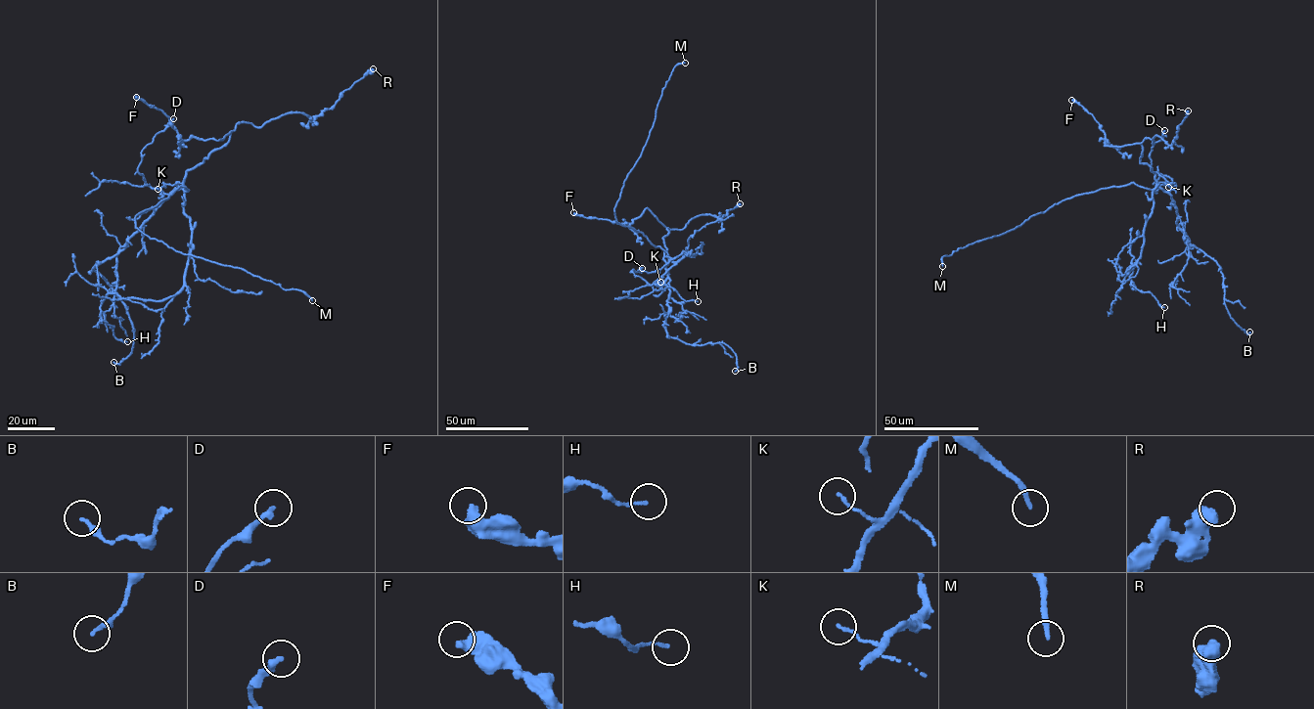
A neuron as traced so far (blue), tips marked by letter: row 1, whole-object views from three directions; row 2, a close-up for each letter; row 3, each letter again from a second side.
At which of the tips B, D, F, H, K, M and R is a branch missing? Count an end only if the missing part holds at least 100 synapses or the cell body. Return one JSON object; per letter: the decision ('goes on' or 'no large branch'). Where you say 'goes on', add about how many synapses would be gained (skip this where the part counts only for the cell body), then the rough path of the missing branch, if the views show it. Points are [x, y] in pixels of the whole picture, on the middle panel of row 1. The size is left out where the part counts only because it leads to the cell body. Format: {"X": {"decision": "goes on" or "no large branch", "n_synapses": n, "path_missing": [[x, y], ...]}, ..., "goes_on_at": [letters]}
{"B": {"decision": "no large branch"}, "D": {"decision": "no large branch"}, "F": {"decision": "no large branch"}, "H": {"decision": "no large branch"}, "K": {"decision": "no large branch"}, "M": {"decision": "goes on"}, "R": {"decision": "no large branch"}, "goes_on_at": ["M"]}

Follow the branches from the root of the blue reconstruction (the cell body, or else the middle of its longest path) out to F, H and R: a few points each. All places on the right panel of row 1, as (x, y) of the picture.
F: (1122, 186), (1155, 187), (1155, 173), (1140, 162), (1142, 146), (1104, 146), (1108, 143), (1099, 123), (1071, 100)
H: (1122, 186), (1133, 183), (1153, 191), (1141, 256), (1125, 273), (1131, 263), (1132, 285), (1164, 307)
R: (1122, 186), (1155, 187), (1141, 143), (1156, 135), (1171, 146), (1188, 110)

